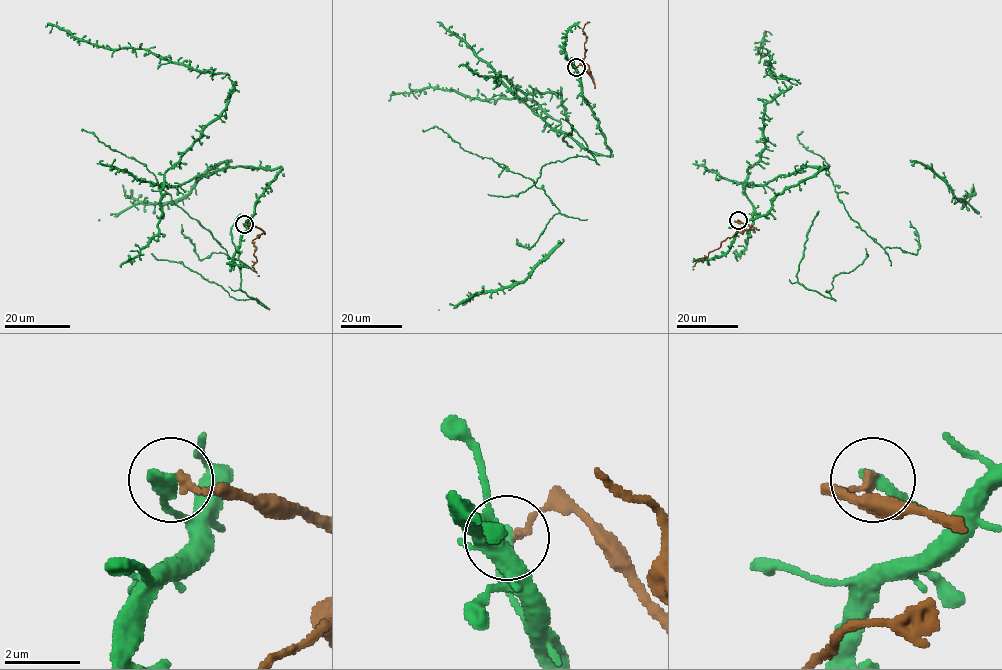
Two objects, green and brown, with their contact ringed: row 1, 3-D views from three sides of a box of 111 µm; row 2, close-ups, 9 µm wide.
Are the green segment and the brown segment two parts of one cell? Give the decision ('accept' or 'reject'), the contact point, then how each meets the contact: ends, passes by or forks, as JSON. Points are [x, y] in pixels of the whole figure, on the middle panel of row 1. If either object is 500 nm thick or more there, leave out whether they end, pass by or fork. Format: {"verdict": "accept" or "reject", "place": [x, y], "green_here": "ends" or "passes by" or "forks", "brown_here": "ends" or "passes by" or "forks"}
{"verdict": "reject", "place": [576, 67], "green_here": "ends", "brown_here": "ends"}

